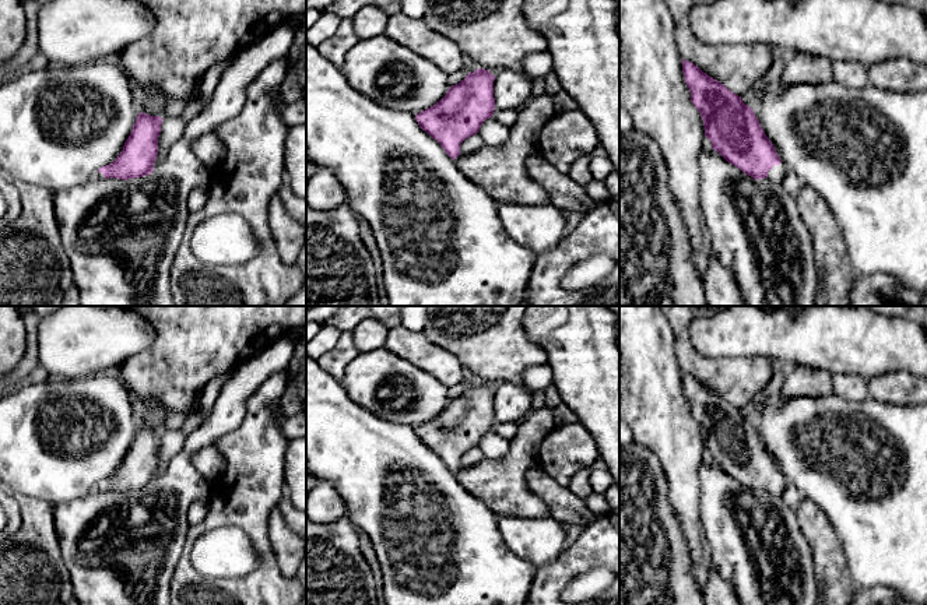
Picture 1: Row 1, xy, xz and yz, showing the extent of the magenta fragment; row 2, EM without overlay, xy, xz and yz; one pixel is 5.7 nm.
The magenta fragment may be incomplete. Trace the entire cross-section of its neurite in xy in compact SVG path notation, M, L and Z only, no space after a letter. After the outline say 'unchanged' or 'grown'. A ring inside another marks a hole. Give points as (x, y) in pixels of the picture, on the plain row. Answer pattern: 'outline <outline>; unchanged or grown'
outline M138 426L122 465L112 476L99 481L89 495L109 490L127 493L151 488L158 469L161 439L162 430Z; grown

